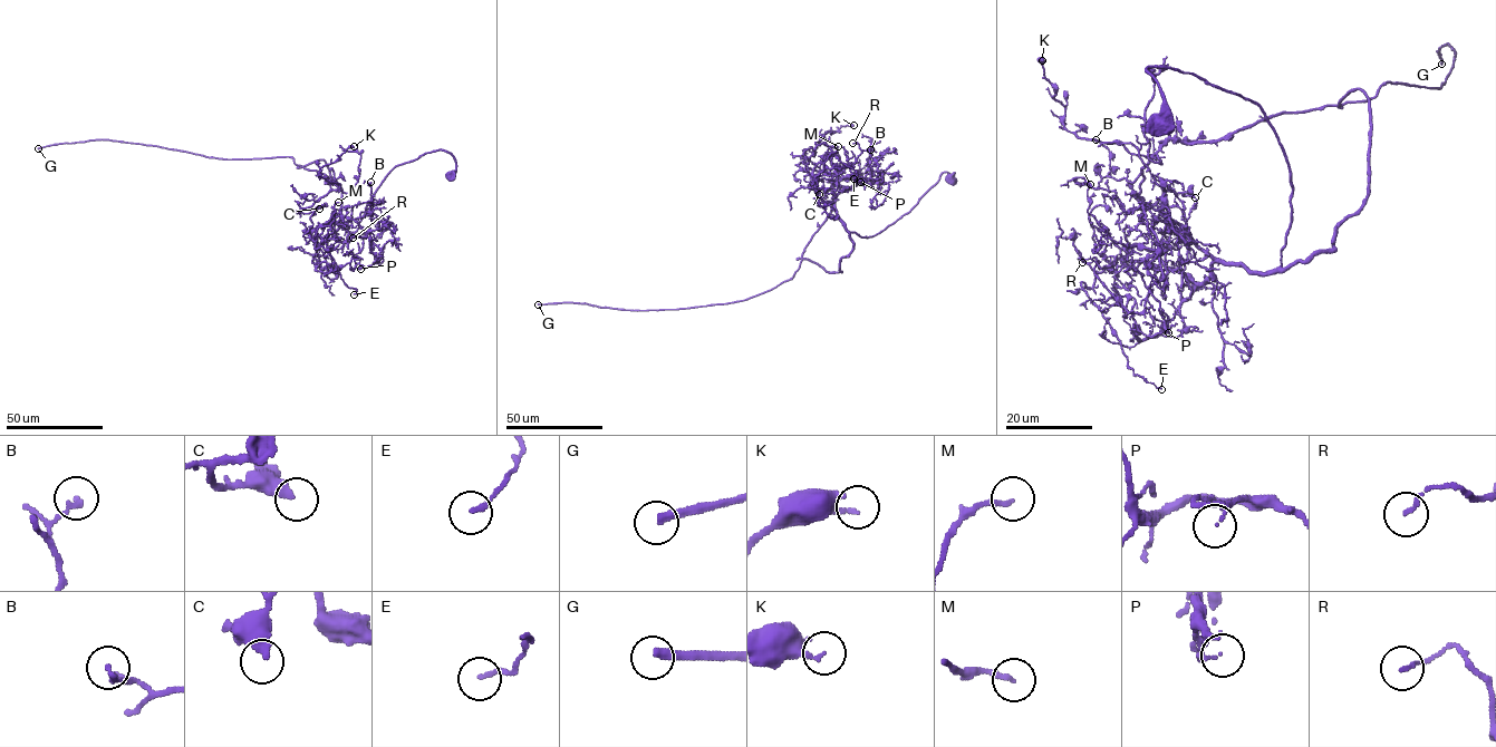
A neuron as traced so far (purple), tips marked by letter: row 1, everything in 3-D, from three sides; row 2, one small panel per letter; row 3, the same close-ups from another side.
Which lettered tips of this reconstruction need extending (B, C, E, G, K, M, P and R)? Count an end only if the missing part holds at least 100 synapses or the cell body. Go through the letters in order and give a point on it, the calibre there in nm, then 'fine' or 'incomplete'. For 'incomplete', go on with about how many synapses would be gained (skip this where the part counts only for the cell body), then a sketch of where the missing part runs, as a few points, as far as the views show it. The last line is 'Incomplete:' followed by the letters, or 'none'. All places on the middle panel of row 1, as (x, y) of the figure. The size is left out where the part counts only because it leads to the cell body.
B: at (870, 149); 170 nm thick; fine
C: at (819, 194); 440 nm thick; fine
E: at (853, 178); 140 nm thick; fine
G: at (538, 304); 320 nm thick; incomplete; about 250 synapses
K: at (853, 125); 220 nm thick; fine
M: at (838, 146); 180 nm thick; fine
P: at (860, 182); 70 nm thick; fine
R: at (852, 143); 120 nm thick; fine
Incomplete: G

